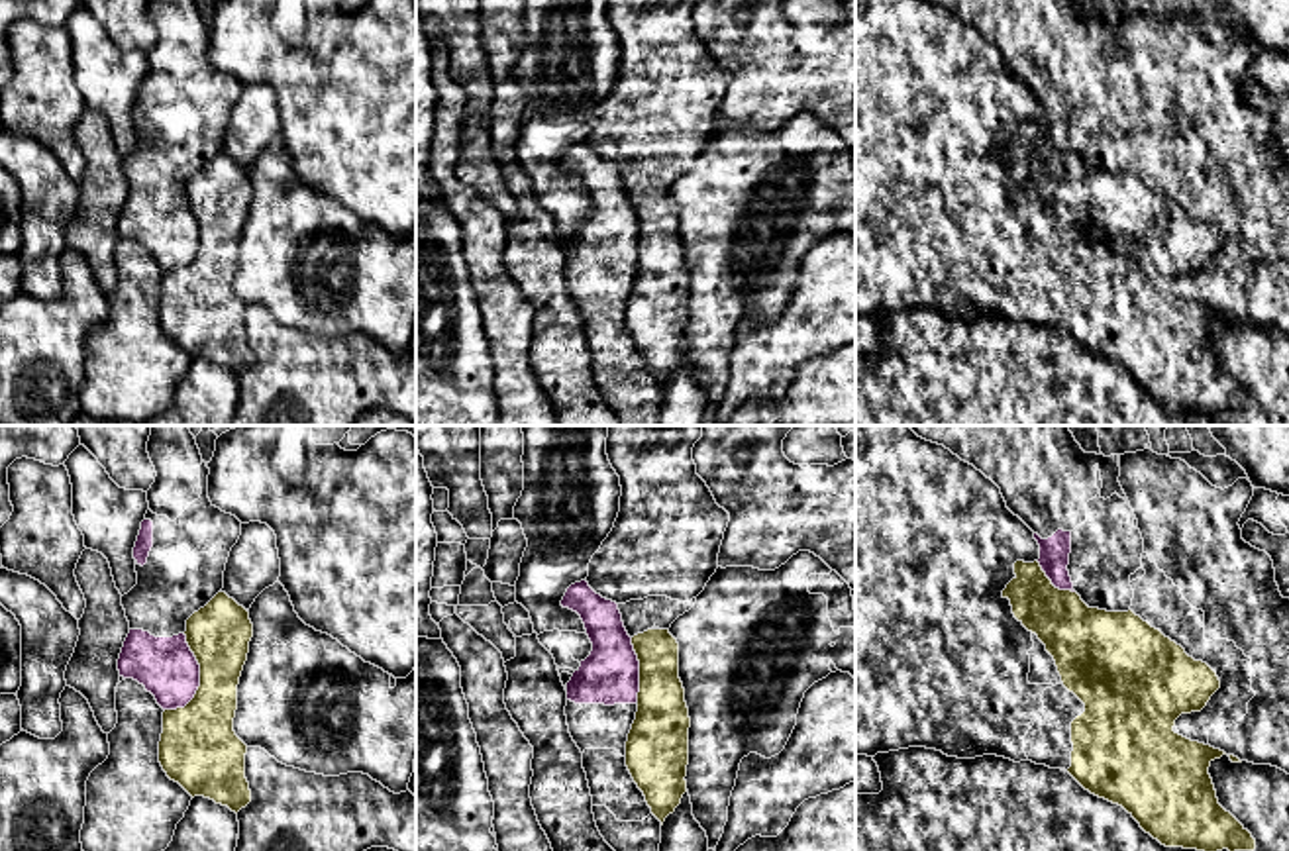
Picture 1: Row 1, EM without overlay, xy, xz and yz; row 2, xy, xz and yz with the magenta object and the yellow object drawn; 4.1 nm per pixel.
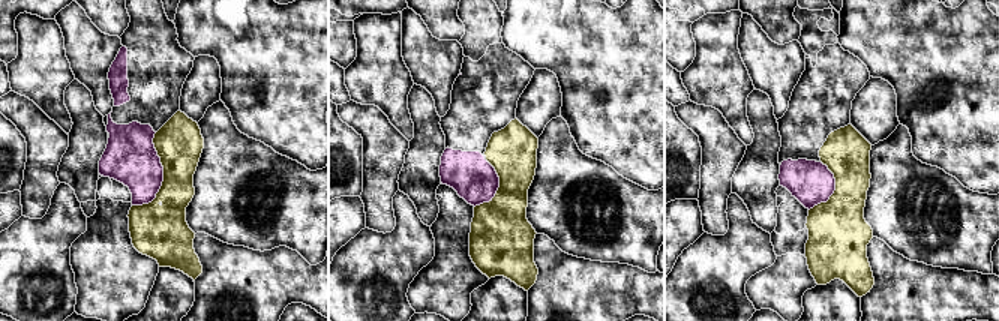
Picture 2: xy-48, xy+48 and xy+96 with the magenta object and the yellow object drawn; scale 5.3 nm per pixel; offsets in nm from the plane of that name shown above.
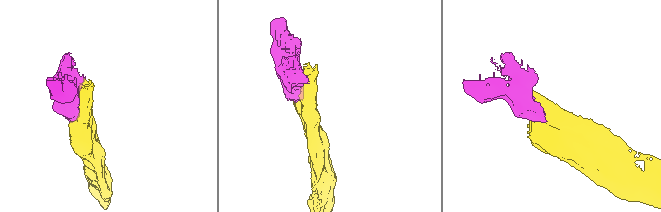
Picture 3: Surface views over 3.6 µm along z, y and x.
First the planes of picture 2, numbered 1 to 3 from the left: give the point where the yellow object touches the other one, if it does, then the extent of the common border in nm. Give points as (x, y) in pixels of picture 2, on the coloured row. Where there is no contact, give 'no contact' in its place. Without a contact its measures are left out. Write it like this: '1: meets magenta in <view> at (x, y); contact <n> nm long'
1: meets magenta in xy-48 at (162, 176); contact 420 nm long
2: meets magenta in xy+48 at (498, 186); contact 280 nm long
3: meets magenta in xy+96 at (834, 189); contact 280 nm long

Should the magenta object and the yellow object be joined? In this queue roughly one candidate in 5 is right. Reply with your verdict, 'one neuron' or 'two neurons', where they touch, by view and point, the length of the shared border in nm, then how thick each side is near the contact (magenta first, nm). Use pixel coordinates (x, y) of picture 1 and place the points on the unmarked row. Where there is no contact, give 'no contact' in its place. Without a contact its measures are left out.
two neurons; contact xy (199, 240); length 340 nm; calibres 240 and 300 nm

